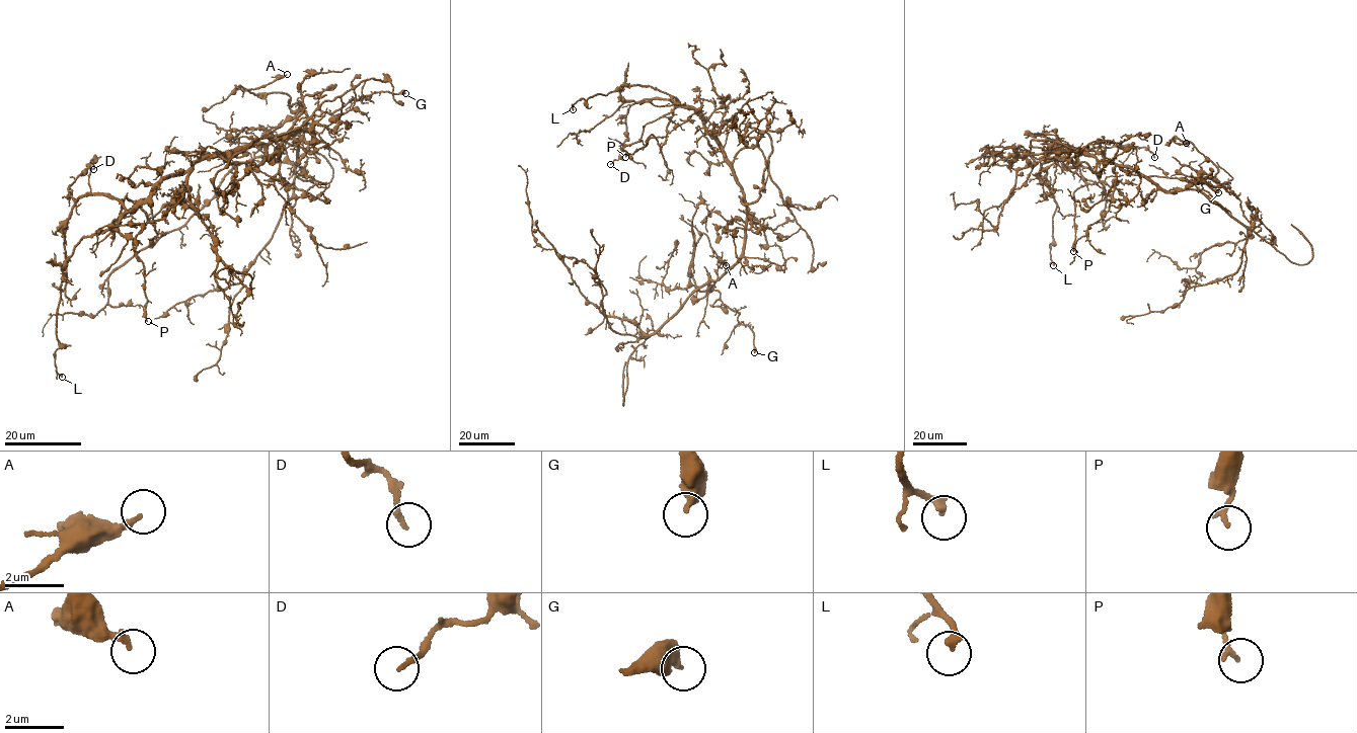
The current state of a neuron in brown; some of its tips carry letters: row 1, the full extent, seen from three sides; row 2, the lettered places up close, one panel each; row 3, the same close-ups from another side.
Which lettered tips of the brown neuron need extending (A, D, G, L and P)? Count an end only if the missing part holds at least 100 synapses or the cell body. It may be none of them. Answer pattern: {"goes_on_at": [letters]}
{"goes_on_at": []}

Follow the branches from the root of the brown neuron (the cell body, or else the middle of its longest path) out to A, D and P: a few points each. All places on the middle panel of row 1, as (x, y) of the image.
A: (726, 272), (709, 282), (704, 296), (693, 298), (695, 284), (689, 267), (703, 233), (726, 265)
D: (726, 272), (742, 252), (746, 202), (699, 113), (655, 97), (633, 103), (626, 139), (610, 164)
P: (726, 272), (742, 252), (746, 202), (699, 113), (676, 106), (662, 146), (652, 135), (625, 157)

